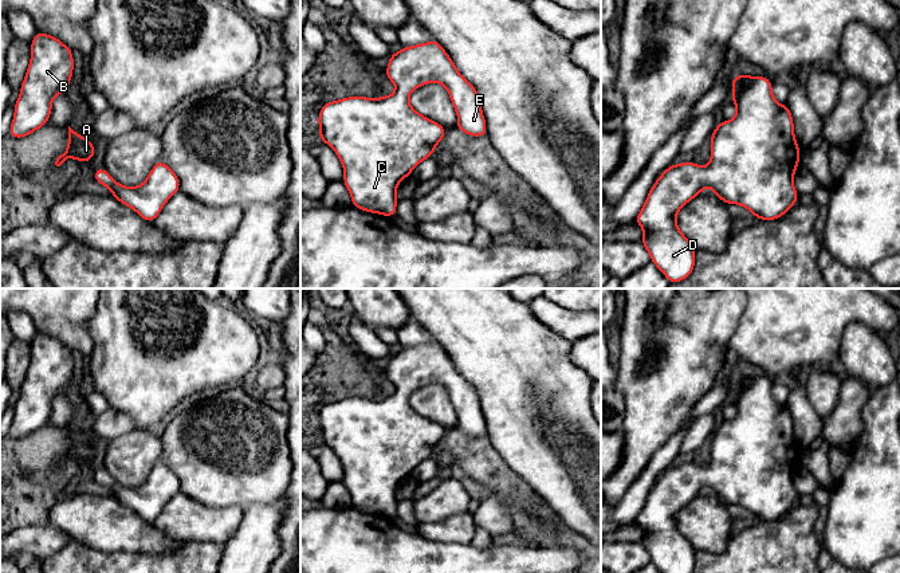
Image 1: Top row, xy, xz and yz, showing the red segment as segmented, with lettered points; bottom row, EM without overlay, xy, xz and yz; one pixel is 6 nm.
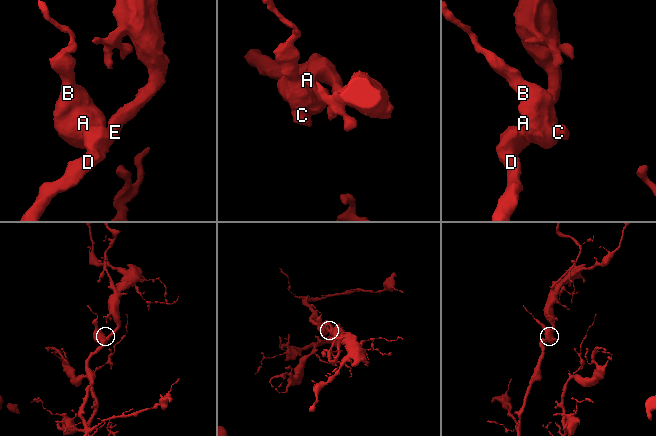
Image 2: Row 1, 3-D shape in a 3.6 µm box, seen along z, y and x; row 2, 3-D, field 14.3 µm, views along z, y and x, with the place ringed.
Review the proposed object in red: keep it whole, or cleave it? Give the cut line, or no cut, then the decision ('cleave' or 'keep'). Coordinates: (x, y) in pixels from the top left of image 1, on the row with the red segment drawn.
cut none; keep

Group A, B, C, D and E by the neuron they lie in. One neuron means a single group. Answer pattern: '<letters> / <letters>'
A B C D E

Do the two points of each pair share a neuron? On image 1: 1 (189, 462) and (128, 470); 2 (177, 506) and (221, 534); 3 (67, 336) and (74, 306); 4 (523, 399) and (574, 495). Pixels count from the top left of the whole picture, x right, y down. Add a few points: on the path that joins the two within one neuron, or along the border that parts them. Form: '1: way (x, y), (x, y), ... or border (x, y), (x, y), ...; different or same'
1: border (161, 439), (161, 455), (158, 458); different
2: way (188, 517), (192, 521), (211, 525); same
3: way (67, 329), (67, 313); same
4: way (541, 423), (553, 442), (574, 464), (574, 471); same

